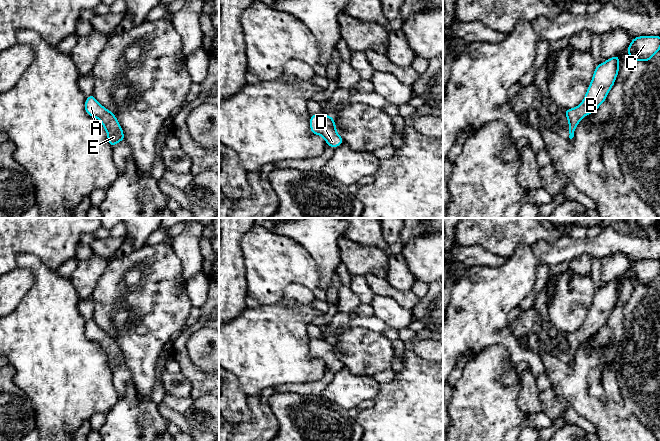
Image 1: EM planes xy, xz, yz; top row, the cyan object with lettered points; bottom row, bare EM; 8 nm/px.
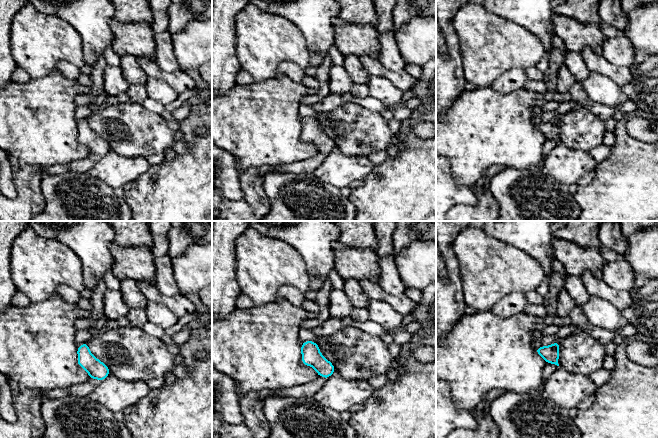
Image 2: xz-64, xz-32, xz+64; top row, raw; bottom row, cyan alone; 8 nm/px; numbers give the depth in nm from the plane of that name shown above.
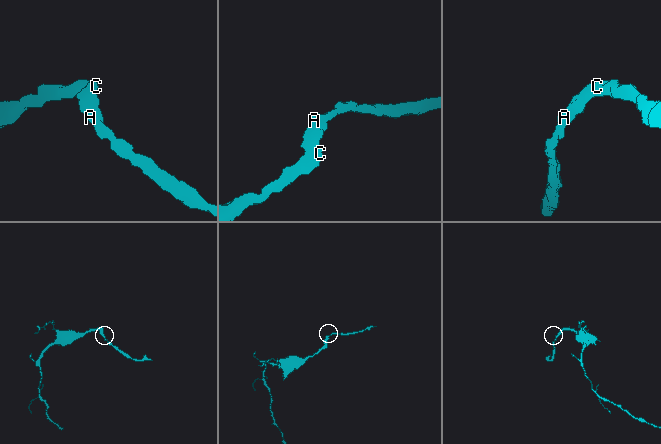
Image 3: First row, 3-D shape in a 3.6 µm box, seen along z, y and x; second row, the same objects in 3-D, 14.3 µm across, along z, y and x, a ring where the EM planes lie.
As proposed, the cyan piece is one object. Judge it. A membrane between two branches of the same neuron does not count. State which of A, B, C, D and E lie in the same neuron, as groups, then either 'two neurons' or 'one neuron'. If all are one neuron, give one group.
A B C D E; one neuron

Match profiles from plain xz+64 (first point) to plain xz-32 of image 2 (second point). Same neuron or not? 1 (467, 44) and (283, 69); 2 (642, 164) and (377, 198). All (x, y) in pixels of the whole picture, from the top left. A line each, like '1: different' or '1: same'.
1: different
2: same

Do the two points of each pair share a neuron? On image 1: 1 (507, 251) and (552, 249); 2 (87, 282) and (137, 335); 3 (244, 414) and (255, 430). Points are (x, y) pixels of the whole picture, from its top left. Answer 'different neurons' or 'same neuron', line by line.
1: different neurons
2: different neurons
3: different neurons

